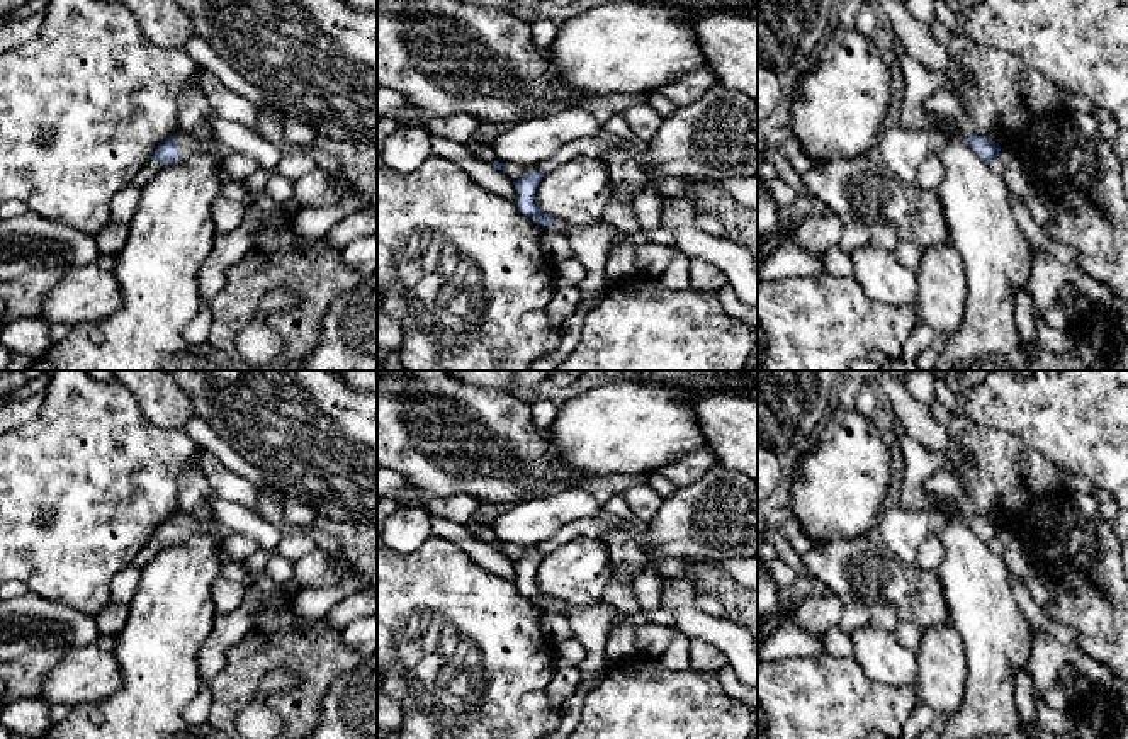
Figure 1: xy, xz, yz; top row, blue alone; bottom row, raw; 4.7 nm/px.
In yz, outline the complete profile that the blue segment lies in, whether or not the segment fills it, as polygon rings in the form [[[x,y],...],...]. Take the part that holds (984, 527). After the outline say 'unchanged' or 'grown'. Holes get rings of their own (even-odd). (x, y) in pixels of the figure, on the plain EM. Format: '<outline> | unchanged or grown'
[[[968,516],[968,527],[989,545],[997,539],[1001,527],[989,516]]] | unchanged

